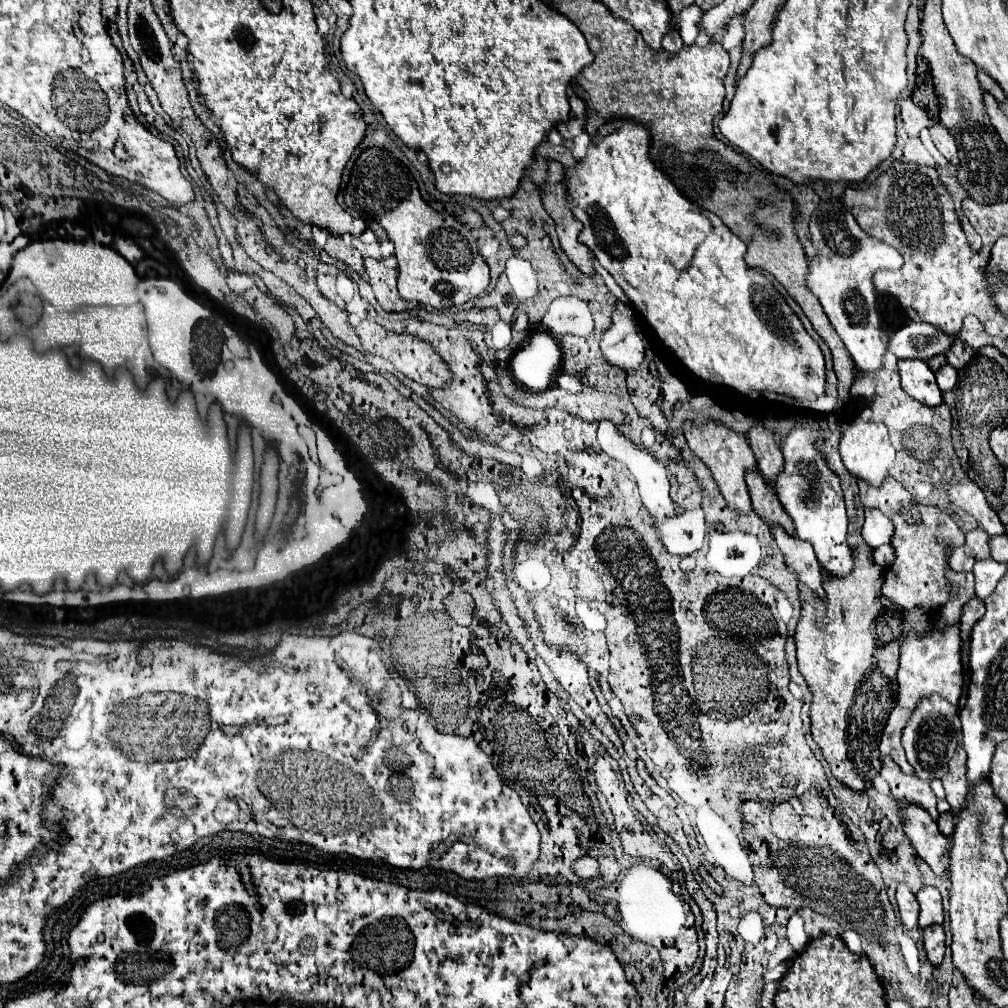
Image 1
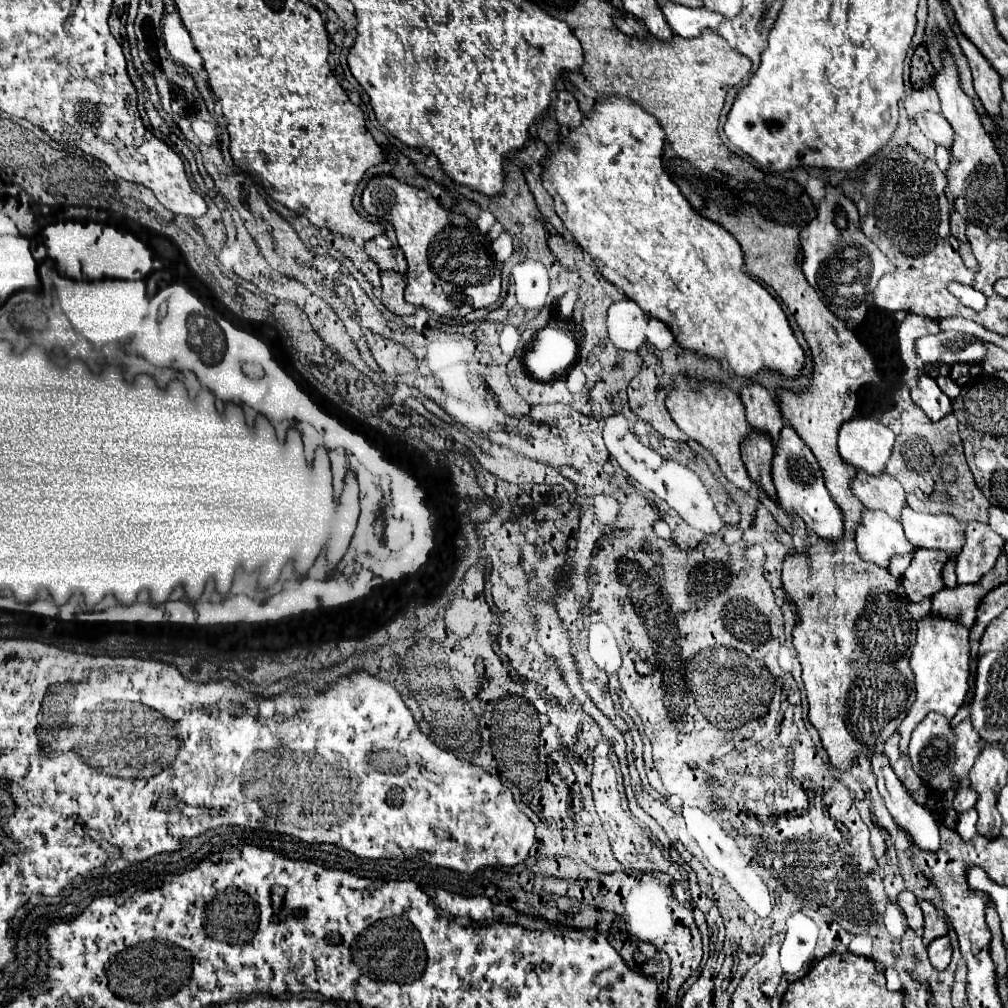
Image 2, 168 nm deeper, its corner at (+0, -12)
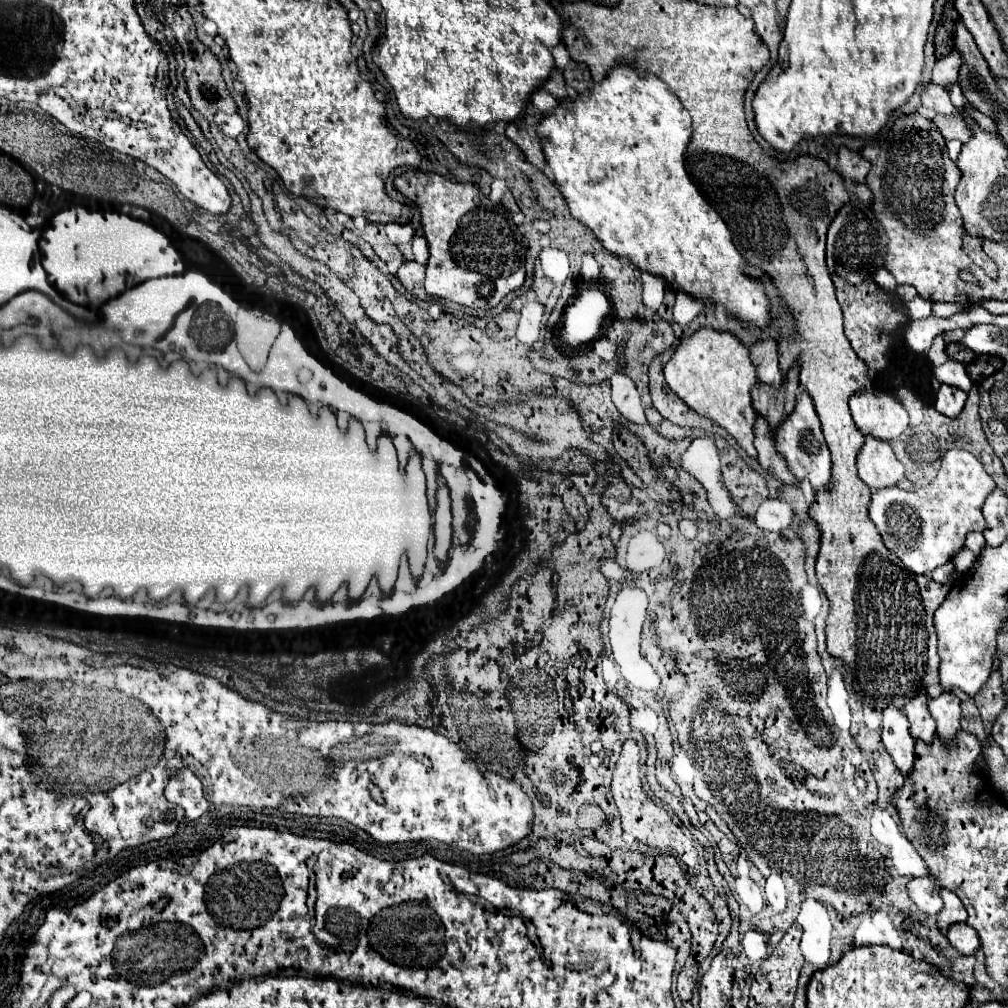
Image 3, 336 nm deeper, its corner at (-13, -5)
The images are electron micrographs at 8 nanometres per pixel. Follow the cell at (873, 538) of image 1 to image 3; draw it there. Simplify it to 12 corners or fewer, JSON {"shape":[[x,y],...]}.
{"shape":[[945,453],[931,485],[871,495],[905,569],[929,575],[985,529],[993,489],[975,455]]}

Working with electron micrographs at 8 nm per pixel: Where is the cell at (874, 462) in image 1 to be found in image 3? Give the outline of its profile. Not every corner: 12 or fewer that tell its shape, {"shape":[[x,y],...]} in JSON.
{"shape":[[857,393],[851,415],[863,437],[897,439],[909,425],[885,393]]}

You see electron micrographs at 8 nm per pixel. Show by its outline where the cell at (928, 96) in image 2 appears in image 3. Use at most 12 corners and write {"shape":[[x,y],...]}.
{"shape":[[957,51],[939,59],[931,83],[949,89],[957,83],[961,57]]}

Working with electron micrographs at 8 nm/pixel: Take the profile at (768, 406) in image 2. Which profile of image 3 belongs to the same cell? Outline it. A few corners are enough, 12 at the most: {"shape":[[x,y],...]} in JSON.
{"shape":[[771,339],[751,347],[757,379],[781,387],[777,345]]}

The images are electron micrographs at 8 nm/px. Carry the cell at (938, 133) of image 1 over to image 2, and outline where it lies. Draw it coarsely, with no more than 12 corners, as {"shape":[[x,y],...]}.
{"shape":[[920,112],[916,124],[936,144],[950,148],[952,130],[938,112]]}

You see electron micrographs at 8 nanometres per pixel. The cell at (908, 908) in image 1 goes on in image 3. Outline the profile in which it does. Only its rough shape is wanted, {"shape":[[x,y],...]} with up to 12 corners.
{"shape":[[915,877],[907,893],[915,905],[937,915],[943,907],[929,877]]}

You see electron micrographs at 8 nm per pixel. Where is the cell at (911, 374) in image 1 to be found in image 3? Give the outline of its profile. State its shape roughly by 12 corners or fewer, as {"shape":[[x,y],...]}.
{"shape":[[941,385],[935,409],[957,417],[967,393],[953,385]]}

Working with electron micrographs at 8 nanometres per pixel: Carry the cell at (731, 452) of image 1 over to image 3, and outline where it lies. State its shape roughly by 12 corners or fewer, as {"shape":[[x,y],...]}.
{"shape":[[701,327],[665,365],[669,389],[751,459],[757,375],[731,333]]}

